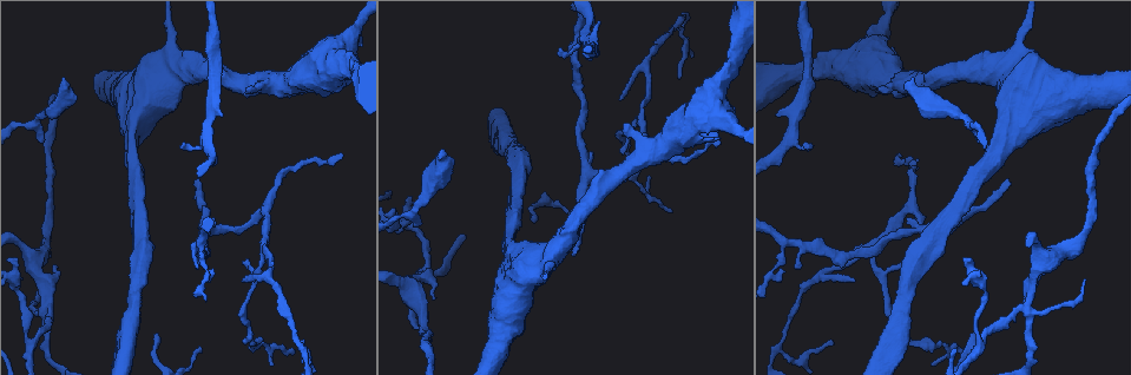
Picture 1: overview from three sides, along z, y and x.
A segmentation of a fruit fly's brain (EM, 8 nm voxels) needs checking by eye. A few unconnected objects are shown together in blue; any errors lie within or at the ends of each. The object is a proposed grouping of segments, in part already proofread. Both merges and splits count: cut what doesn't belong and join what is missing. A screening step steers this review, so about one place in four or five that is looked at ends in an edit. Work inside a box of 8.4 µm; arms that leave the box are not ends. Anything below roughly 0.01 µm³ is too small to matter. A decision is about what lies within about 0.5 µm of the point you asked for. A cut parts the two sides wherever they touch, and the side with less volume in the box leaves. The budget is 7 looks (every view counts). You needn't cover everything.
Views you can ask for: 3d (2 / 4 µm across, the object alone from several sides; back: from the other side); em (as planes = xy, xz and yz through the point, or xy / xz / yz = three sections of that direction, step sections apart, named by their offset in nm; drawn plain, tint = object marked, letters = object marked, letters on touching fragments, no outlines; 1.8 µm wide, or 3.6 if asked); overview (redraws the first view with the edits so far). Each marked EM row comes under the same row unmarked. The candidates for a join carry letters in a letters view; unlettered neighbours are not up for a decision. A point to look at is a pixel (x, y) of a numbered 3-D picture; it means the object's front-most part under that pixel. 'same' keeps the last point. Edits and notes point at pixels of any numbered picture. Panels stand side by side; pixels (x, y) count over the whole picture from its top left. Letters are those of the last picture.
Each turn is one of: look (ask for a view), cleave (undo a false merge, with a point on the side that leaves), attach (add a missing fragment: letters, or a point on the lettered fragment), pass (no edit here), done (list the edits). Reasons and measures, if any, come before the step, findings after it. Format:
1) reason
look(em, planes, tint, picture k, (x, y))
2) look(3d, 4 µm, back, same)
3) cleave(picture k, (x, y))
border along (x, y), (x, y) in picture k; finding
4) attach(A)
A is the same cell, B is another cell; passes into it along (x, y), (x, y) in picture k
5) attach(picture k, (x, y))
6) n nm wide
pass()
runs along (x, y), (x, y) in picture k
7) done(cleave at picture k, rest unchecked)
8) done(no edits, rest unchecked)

two arms in line, one across
look(3d, 2 µm, picture 1, (577, 30))

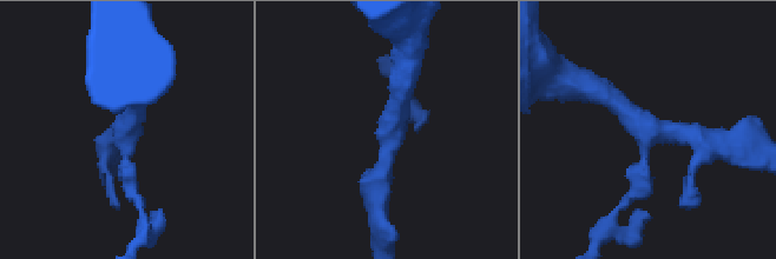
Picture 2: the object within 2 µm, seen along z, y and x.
look(em, planes, tint, picture 2, (652, 129))

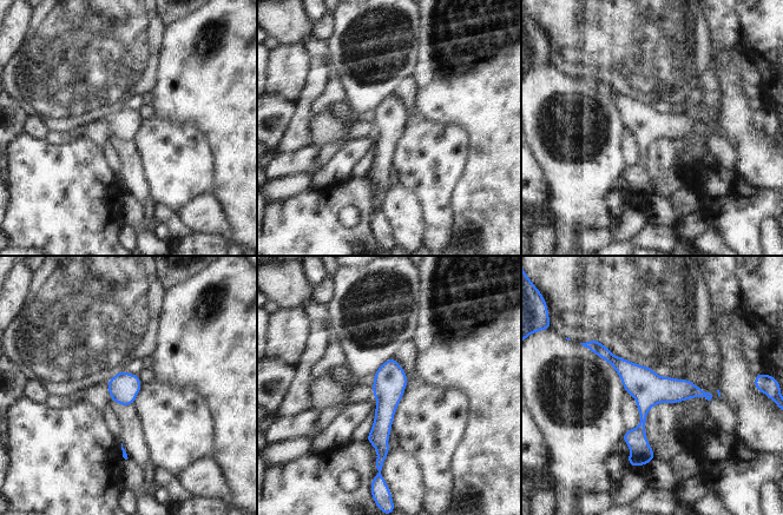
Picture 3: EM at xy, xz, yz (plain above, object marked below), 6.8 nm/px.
look(em, planes, letters, same)

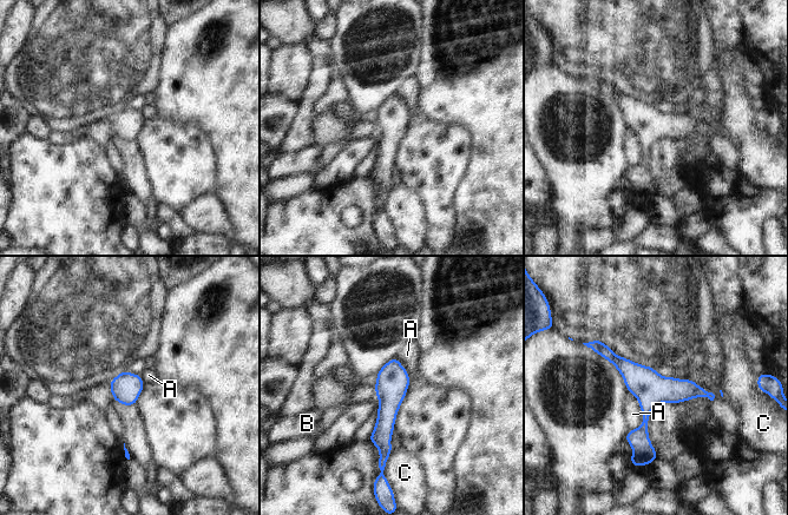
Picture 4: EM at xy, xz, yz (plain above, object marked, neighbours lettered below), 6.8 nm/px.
A touches over 280 nm
pass()
A, B and C are other cells; runs along (601, 345), (645, 389), (650, 459) in picture 4; all the same neuron

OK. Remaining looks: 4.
tapers out
look(em, planes, letters, picture 1, (576, 253))

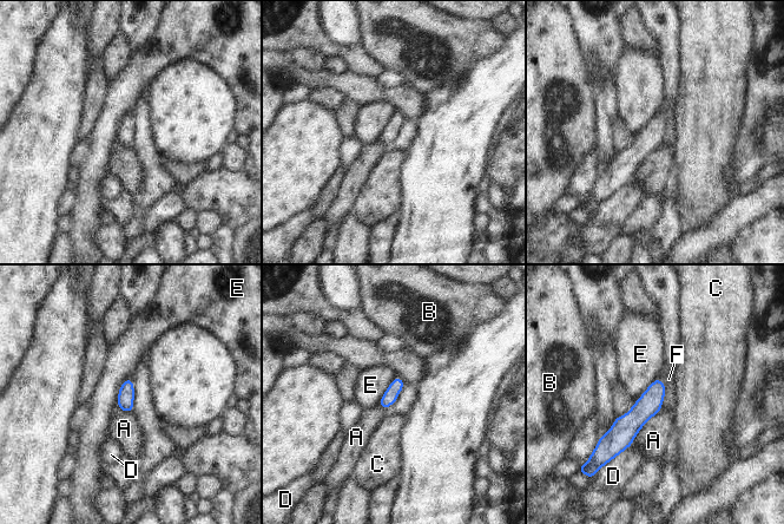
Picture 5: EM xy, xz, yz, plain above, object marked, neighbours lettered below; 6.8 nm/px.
attach(F)
F is the same cell, A, B, C, D and E are other cells; passes into it along (650, 403), (660, 381), (669, 379) in picture 5; the neuron continues

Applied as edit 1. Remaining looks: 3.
see it whole again
look(overview)

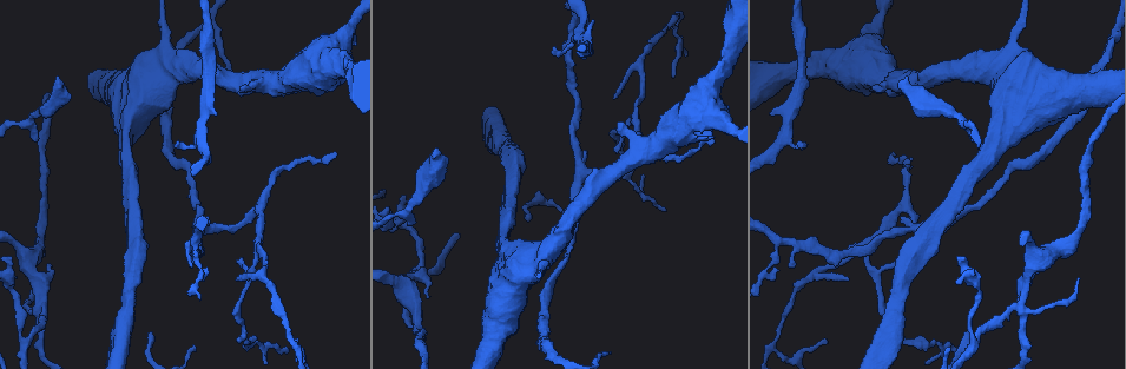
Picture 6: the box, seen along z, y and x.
free end
look(3d, 2 µm, picture 6, (151, 332))

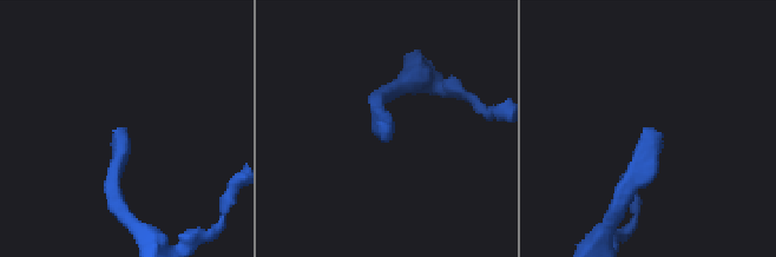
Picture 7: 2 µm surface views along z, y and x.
look(em, planes, letters, picture 7, (643, 130))

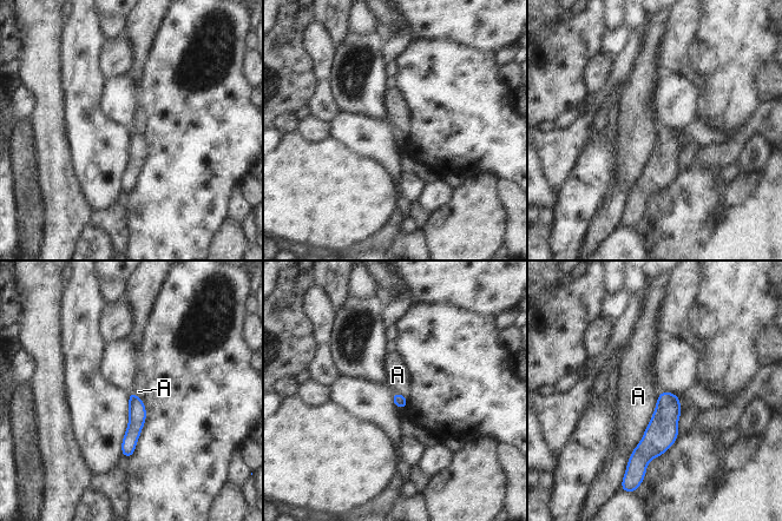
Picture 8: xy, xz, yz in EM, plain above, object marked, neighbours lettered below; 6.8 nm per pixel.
pass()
A is another cell; border along (659, 393), (652, 416), (625, 467) in picture 8; none of them fits

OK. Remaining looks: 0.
done(attach at picture 5, rest unchecked)

